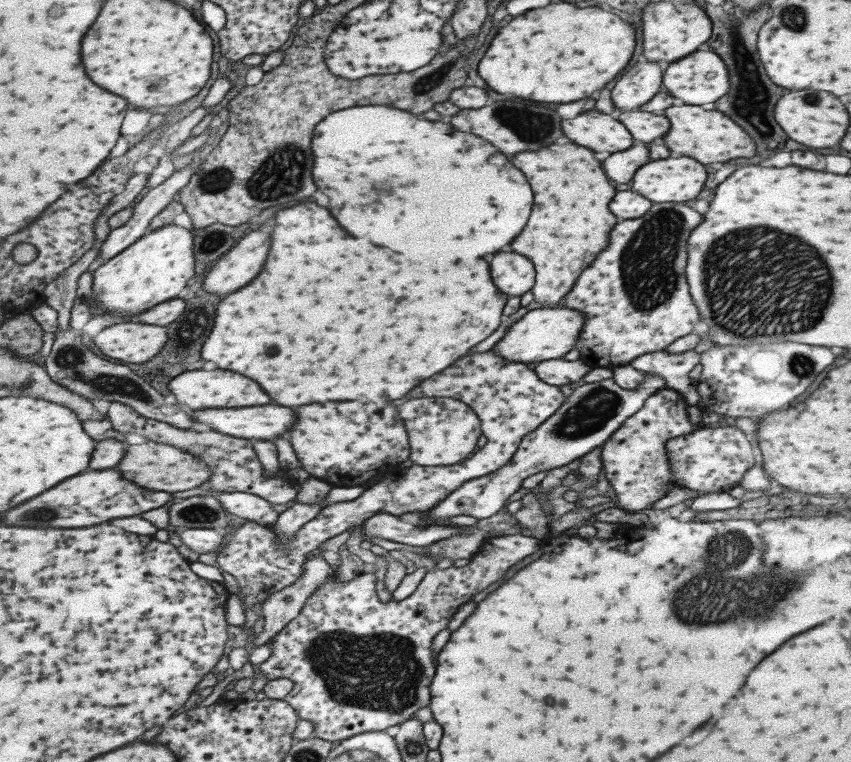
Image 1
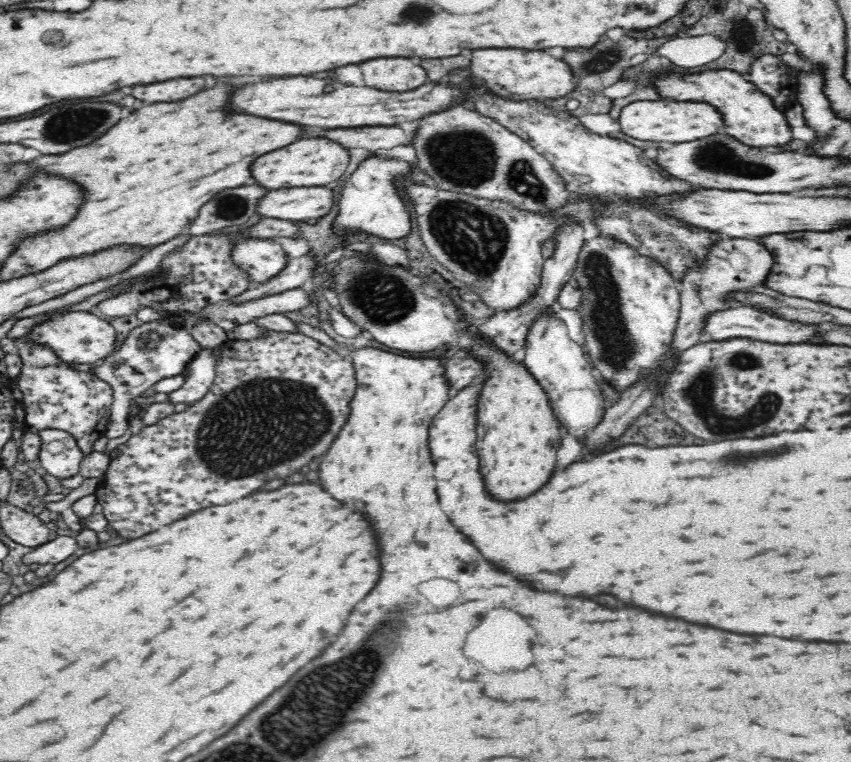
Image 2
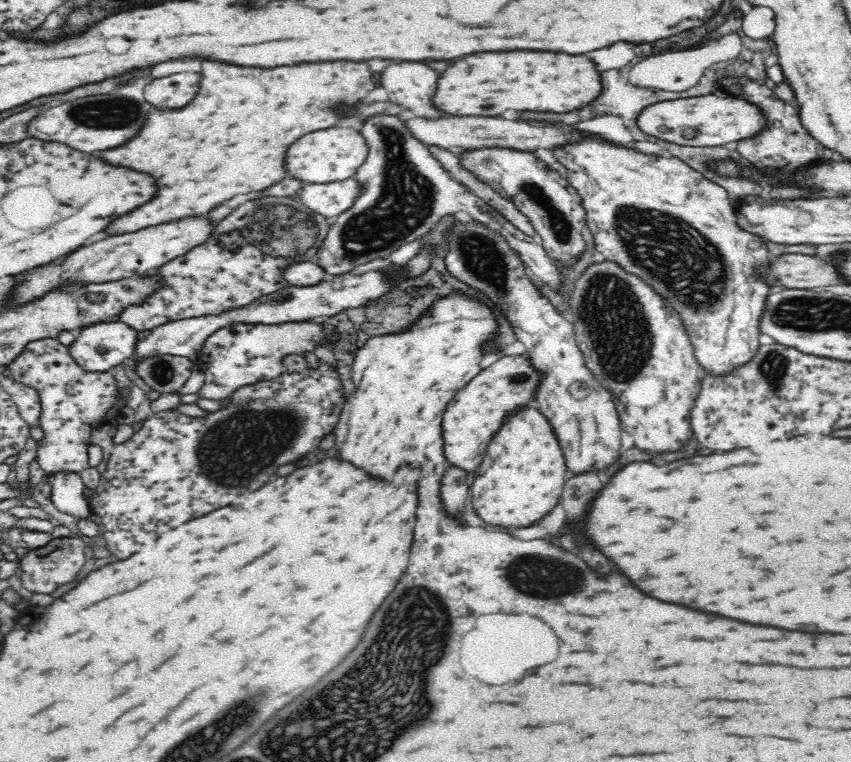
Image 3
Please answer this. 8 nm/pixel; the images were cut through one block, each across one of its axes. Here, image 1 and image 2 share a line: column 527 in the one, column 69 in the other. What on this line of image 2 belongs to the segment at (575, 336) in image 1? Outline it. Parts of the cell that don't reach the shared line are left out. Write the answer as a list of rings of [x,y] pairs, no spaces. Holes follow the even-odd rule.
[[[66,312],[66,314],[54,314],[50,320],[38,324],[28,338],[34,338],[36,342],[48,344],[58,358],[62,358],[66,364],[94,364],[98,360],[106,360],[114,352],[116,344],[116,332],[106,322],[106,318],[94,314],[94,312]]]

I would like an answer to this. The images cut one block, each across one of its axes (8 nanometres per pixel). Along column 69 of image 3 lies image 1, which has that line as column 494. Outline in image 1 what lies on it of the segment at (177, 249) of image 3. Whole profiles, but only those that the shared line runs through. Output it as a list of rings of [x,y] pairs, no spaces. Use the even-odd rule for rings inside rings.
[[[505,252],[493,256],[493,280],[501,286],[501,292],[511,296],[525,296],[537,286],[537,272],[529,258],[517,252]]]

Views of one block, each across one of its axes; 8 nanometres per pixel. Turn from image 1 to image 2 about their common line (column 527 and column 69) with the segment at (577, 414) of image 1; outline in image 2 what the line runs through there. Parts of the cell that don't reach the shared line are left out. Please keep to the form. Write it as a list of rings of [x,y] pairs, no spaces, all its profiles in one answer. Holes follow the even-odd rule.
[[[46,430],[42,432],[42,454],[40,462],[48,470],[48,474],[58,480],[66,480],[80,472],[80,454],[74,438],[64,434],[62,430]]]

